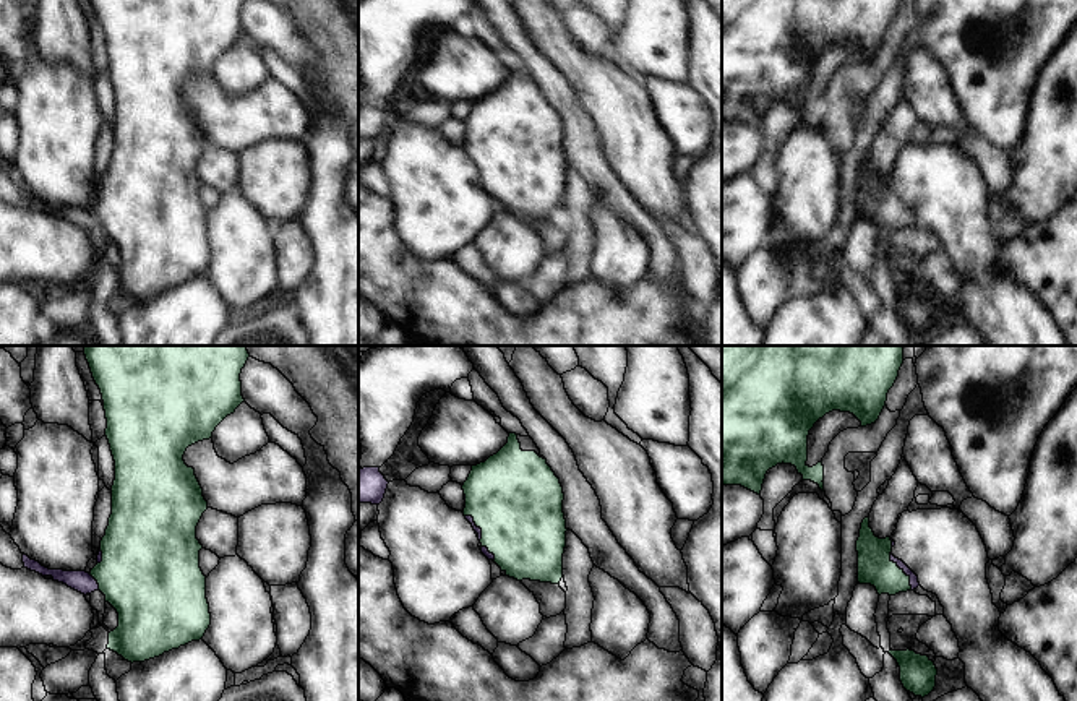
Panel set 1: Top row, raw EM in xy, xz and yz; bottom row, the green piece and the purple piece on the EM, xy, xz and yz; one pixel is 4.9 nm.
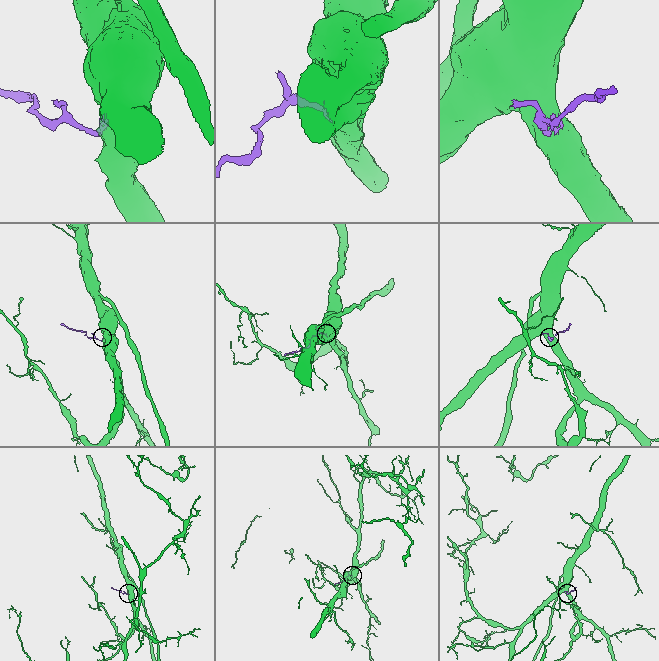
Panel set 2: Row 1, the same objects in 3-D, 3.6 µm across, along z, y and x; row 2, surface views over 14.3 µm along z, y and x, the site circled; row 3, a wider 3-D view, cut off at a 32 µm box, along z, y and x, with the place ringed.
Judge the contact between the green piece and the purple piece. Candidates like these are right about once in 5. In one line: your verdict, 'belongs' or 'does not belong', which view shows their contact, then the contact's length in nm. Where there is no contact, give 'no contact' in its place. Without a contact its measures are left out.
belongs; meets green in yz; contact 240 nm long

